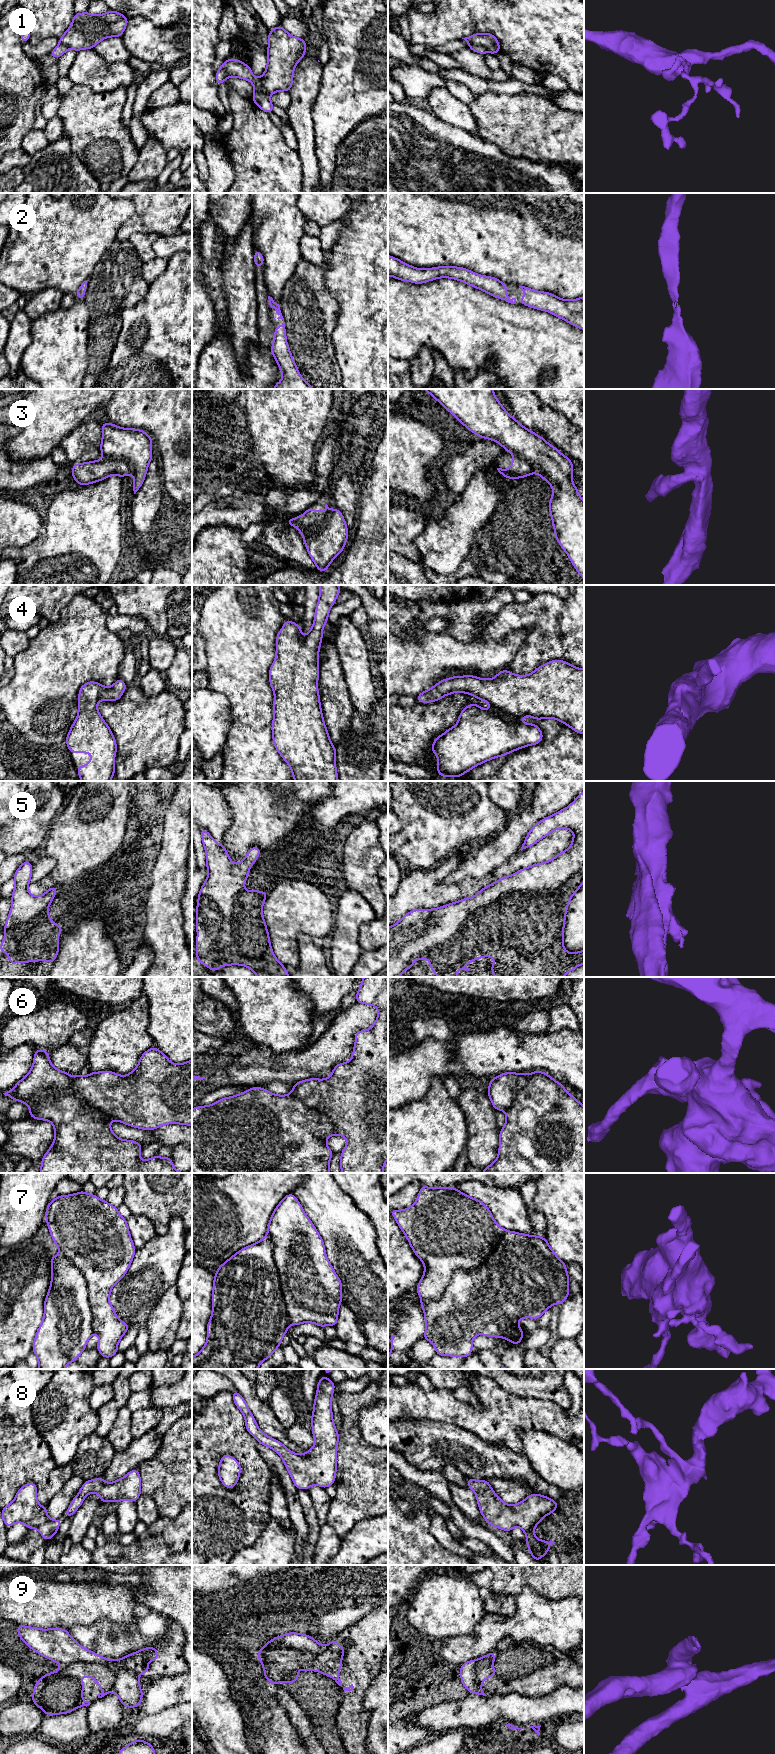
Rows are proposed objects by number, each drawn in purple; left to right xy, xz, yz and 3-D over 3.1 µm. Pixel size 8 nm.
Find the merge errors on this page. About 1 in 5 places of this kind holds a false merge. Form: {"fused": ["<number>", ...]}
{"fused": ["1", "3", "6", "7", "9"]}

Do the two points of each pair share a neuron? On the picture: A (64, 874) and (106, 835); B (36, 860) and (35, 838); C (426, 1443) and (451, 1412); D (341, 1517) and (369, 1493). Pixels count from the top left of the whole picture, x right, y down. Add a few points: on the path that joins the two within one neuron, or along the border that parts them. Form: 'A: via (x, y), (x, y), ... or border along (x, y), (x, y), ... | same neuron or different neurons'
A: via (74, 865), (96, 843) | same neuron
B: border along (31, 851), (16, 853), (12, 856) | different neurons
C: border along (420, 1420), (449, 1422), (461, 1426), (465, 1430) | different neurons
D: via (349, 1509), (357, 1507), (361, 1500) | same neuron

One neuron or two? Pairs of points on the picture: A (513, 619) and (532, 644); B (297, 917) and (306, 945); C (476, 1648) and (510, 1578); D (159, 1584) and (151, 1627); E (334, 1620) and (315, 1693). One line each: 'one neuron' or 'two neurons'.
A: one neuron
B: two neurons
C: two neurons
D: two neurons
E: two neurons

